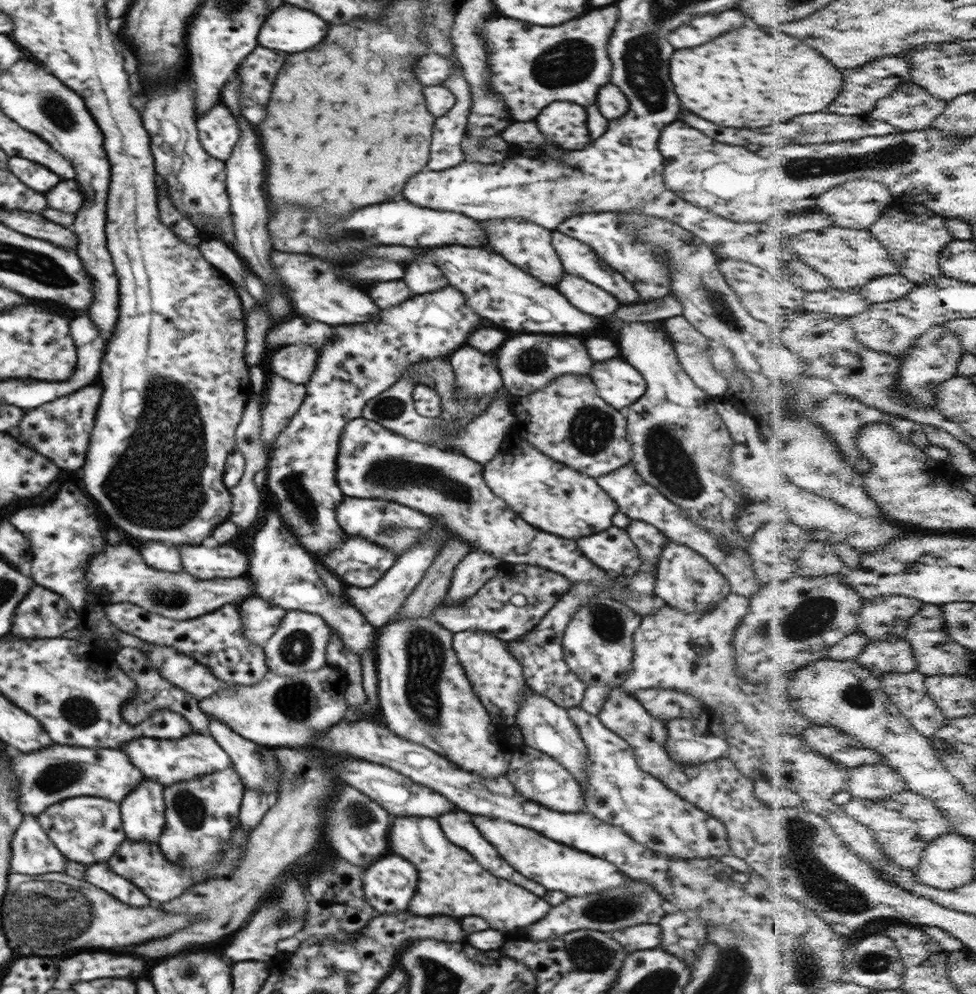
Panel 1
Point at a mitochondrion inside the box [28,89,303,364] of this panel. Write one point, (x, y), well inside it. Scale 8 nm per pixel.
(170, 152)

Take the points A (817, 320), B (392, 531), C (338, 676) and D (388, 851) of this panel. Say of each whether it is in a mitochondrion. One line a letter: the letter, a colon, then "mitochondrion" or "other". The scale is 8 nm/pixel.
A: other
B: mitochondrion
C: mitochondrion
D: other

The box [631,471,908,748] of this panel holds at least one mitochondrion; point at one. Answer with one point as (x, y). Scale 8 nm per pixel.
(813, 615)

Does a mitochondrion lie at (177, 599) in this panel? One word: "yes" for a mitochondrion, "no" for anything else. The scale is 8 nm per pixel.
yes

